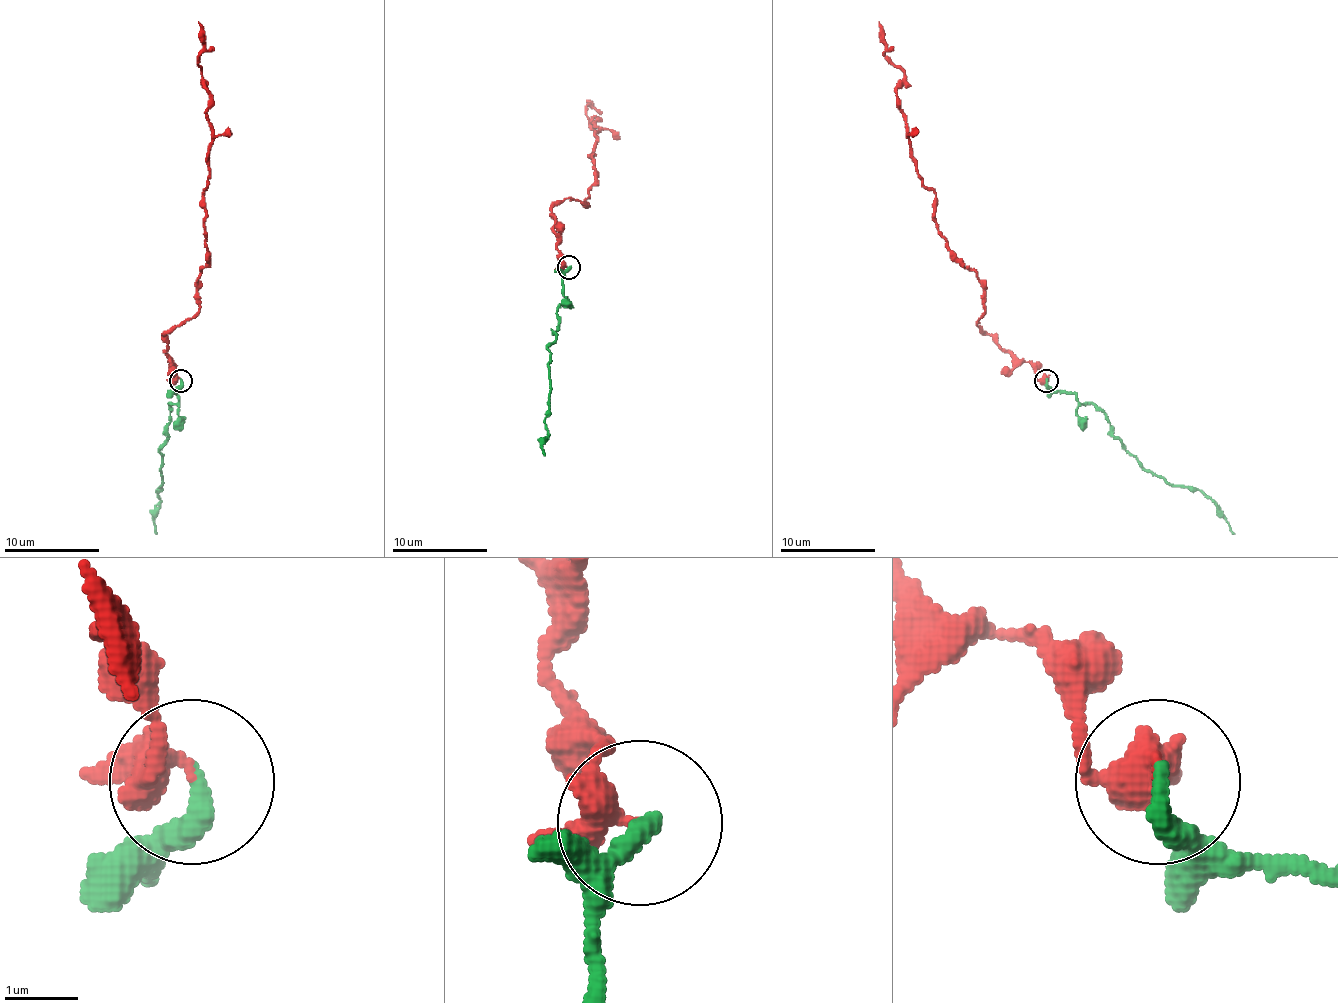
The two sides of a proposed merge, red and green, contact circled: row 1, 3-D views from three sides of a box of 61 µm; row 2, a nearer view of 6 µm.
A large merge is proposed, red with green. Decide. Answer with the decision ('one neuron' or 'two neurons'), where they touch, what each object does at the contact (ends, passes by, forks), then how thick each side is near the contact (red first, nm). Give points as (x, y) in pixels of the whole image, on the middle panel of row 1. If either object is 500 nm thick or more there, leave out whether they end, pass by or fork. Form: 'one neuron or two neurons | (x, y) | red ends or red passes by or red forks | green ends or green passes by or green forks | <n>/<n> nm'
one neuron | (568, 267) | red passes by | green ends | 300/320 nm

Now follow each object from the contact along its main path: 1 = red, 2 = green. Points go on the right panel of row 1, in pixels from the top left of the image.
1: (1046, 380), (978, 326), (985, 285), (937, 228), (897, 98), (904, 74), (878, 22)
2: (1046, 380), (1056, 390), (1094, 404), (1106, 416), (1110, 432), (1146, 470), (1172, 484), (1201, 489), (1234, 534)

